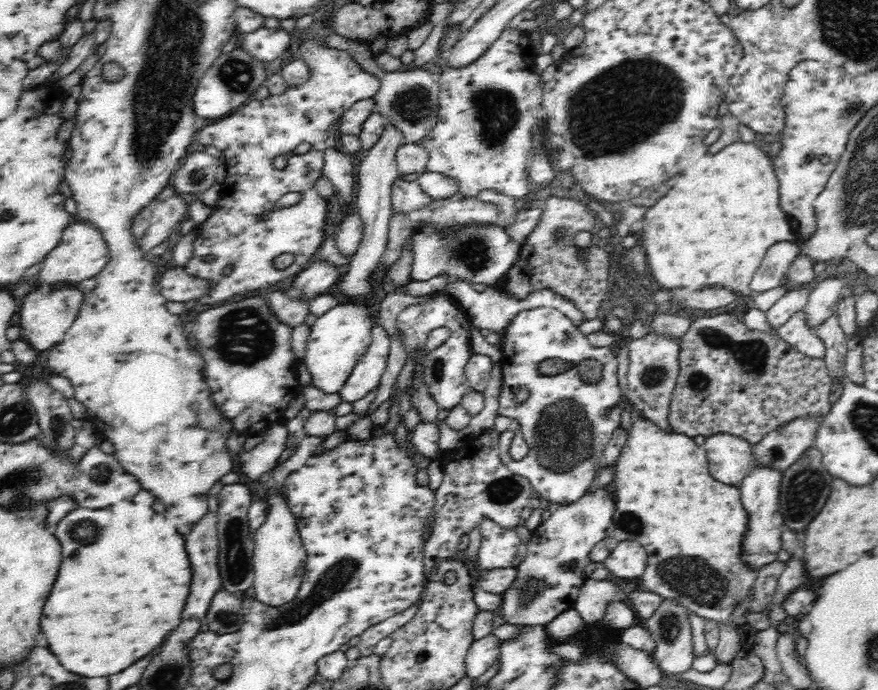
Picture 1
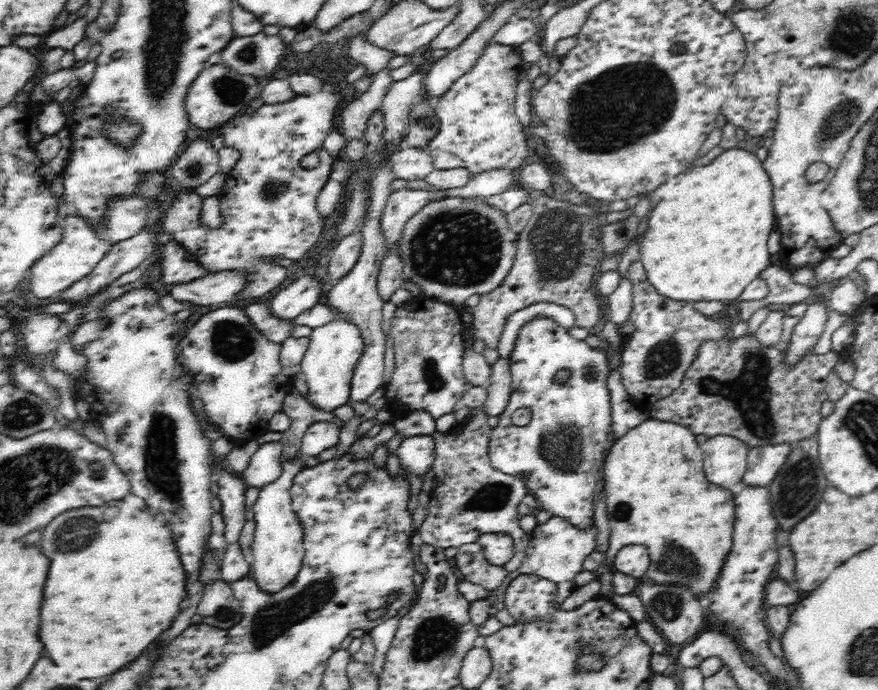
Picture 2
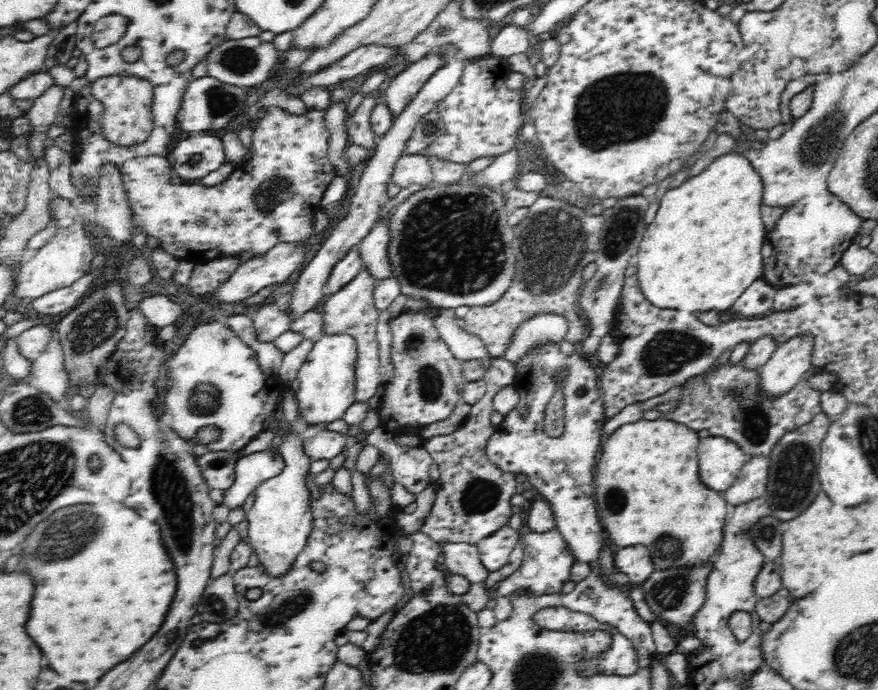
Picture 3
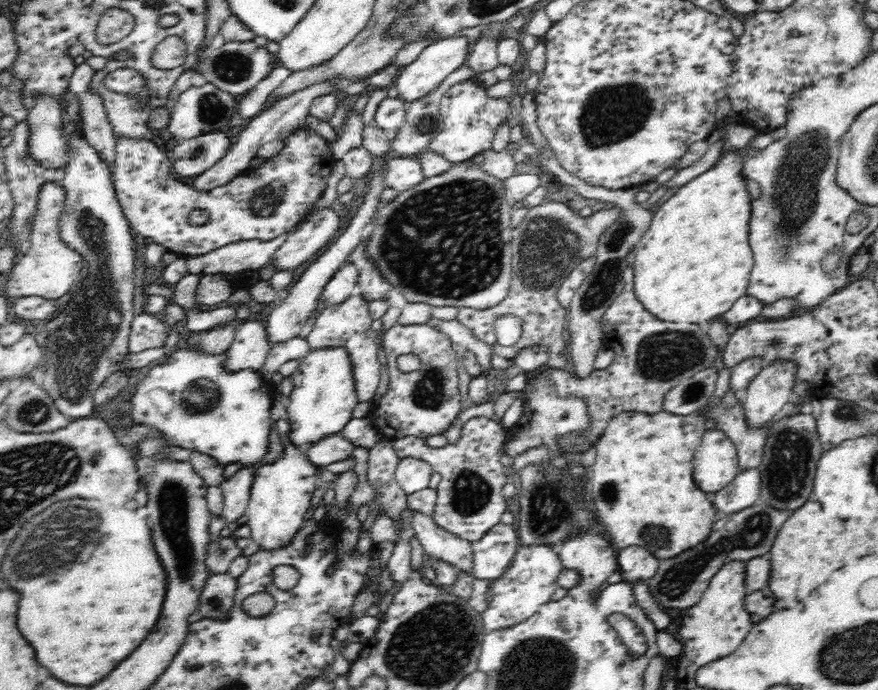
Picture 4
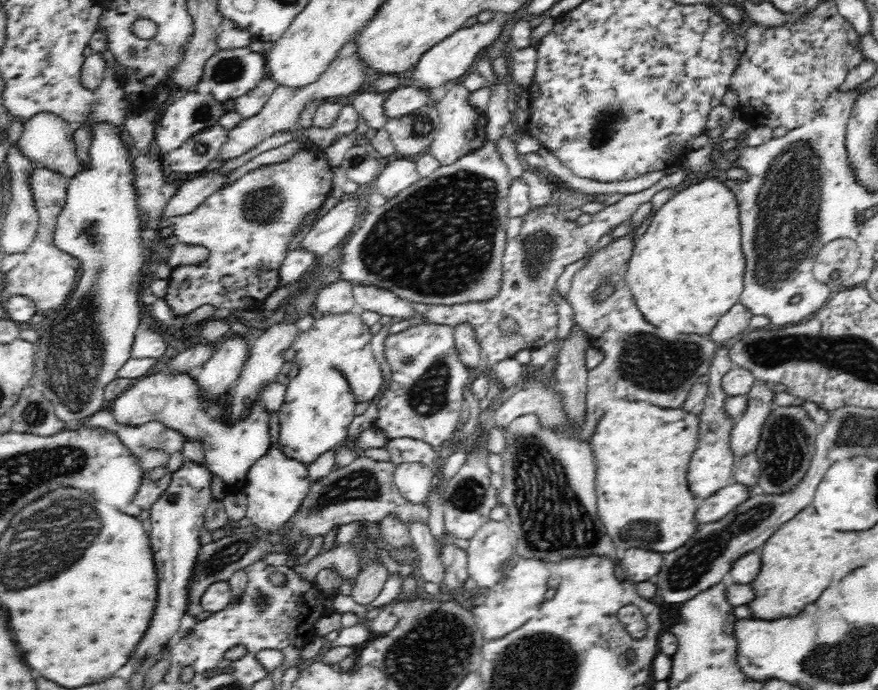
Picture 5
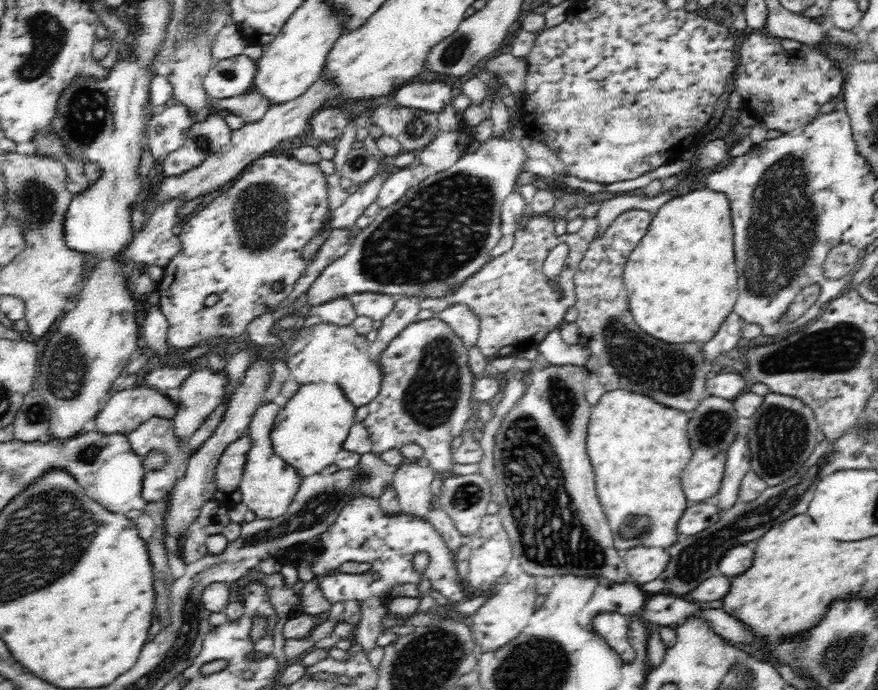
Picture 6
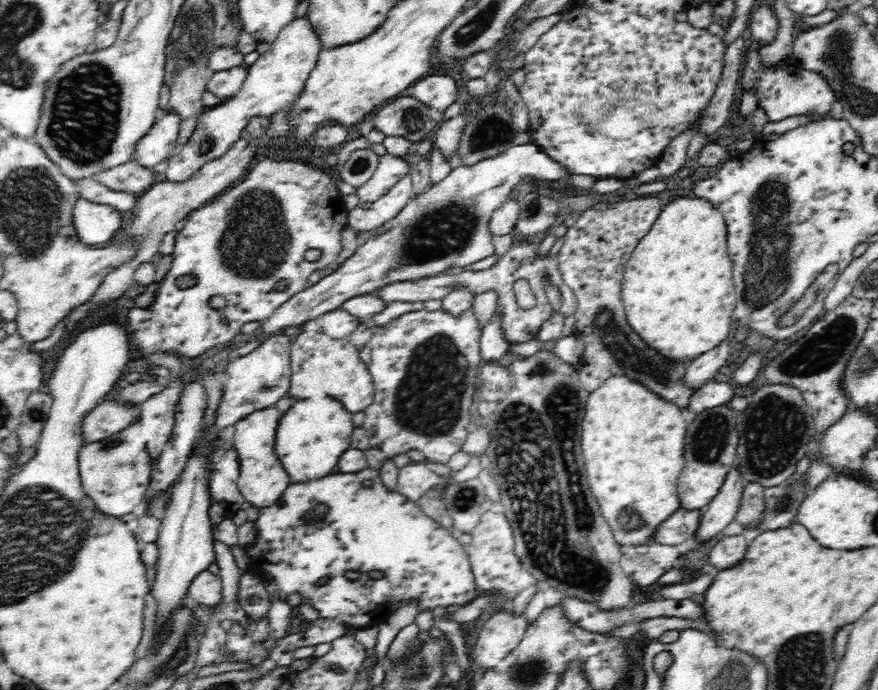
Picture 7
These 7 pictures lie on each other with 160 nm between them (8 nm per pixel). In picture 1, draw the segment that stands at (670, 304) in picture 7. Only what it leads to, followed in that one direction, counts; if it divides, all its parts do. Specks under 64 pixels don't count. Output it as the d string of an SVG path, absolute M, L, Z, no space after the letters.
M742 140L731 142L728 146L720 150L720 152L716 152L716 154L706 154L704 158L700 158L700 160L696 162L696 166L694 166L690 172L684 174L684 180L676 182L674 188L670 188L670 192L668 192L664 198L660 198L654 206L649 207L646 214L640 220L643 228L642 244L646 250L648 270L651 271L652 278L666 289L687 287L692 288L692 290L700 290L706 285L724 285L734 292L744 292L744 290L748 290L748 287L750 287L753 281L753 276L762 263L764 256L766 256L770 246L778 241L794 243L798 239L798 233L790 227L788 216L786 216L785 210L782 210L779 188L780 183L776 169L774 169L773 158L768 156L766 151L760 150L760 146L754 143L748 143Z

